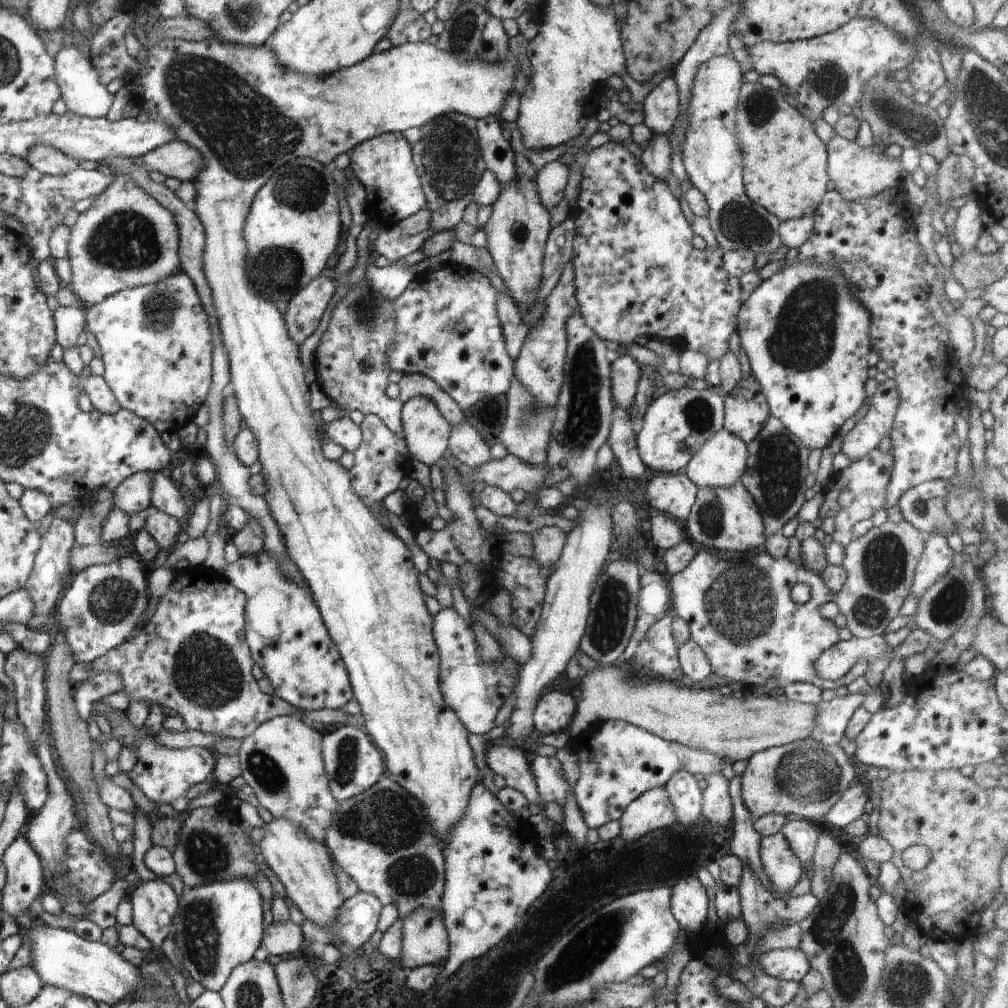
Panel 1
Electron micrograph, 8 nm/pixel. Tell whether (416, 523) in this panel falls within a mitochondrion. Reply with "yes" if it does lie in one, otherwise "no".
no

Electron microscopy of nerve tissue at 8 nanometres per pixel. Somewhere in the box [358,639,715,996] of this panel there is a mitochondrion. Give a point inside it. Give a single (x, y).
(578, 957)

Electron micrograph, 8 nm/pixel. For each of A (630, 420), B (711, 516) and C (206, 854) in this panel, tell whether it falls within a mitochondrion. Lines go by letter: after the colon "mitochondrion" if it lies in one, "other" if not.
A: other
B: mitochondrion
C: mitochondrion

